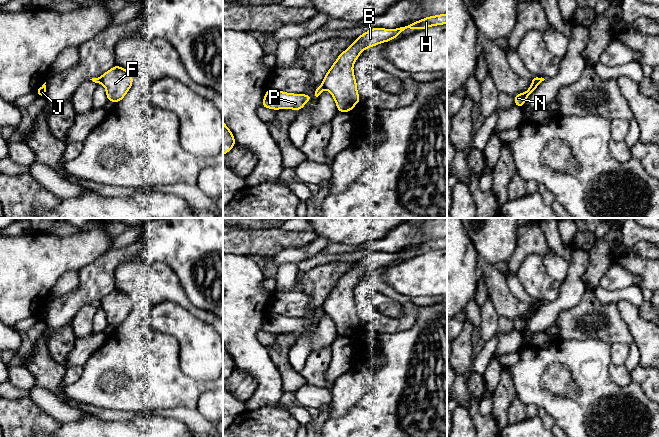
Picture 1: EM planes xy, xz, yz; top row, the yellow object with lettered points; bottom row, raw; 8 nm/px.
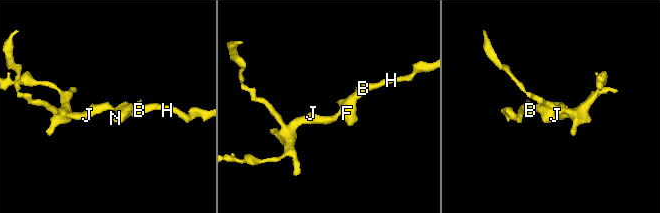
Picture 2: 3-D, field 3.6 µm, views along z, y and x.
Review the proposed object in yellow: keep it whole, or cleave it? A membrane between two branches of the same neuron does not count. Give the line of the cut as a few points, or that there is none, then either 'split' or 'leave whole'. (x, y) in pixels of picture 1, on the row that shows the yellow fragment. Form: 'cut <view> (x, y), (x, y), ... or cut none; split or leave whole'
cut xz (321, 84), (324, 88); split

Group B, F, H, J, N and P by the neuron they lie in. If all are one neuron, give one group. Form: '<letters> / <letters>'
B F H N / J P

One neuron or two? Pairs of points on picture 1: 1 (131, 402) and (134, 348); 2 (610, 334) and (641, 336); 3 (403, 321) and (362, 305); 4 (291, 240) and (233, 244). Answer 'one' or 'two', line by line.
1: one
2: two
3: one
4: one

